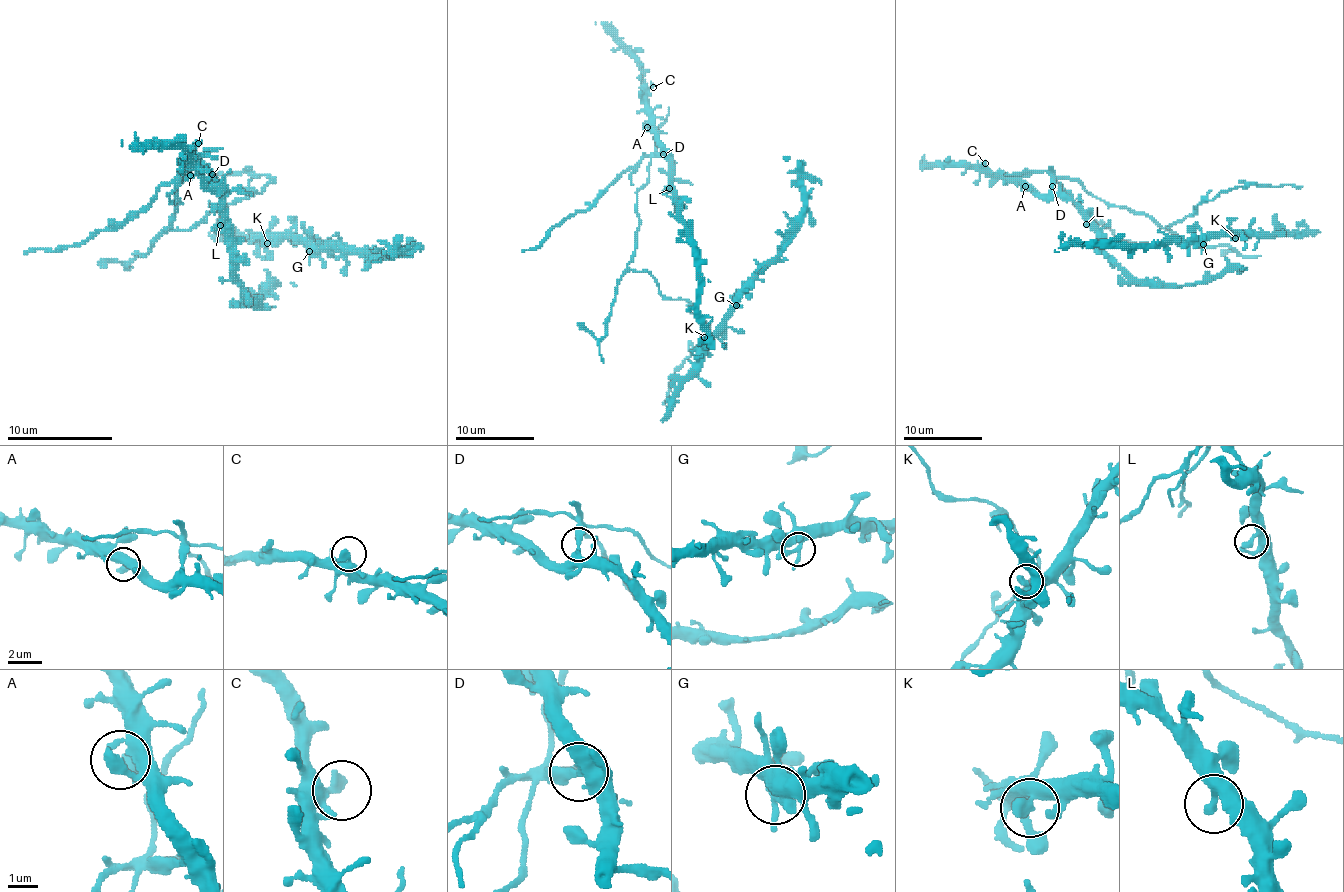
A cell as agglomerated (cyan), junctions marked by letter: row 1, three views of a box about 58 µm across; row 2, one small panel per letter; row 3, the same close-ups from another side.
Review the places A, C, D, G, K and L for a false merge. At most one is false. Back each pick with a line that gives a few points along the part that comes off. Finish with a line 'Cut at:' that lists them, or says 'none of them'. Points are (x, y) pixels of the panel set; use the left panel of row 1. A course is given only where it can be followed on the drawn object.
Cut at: D

